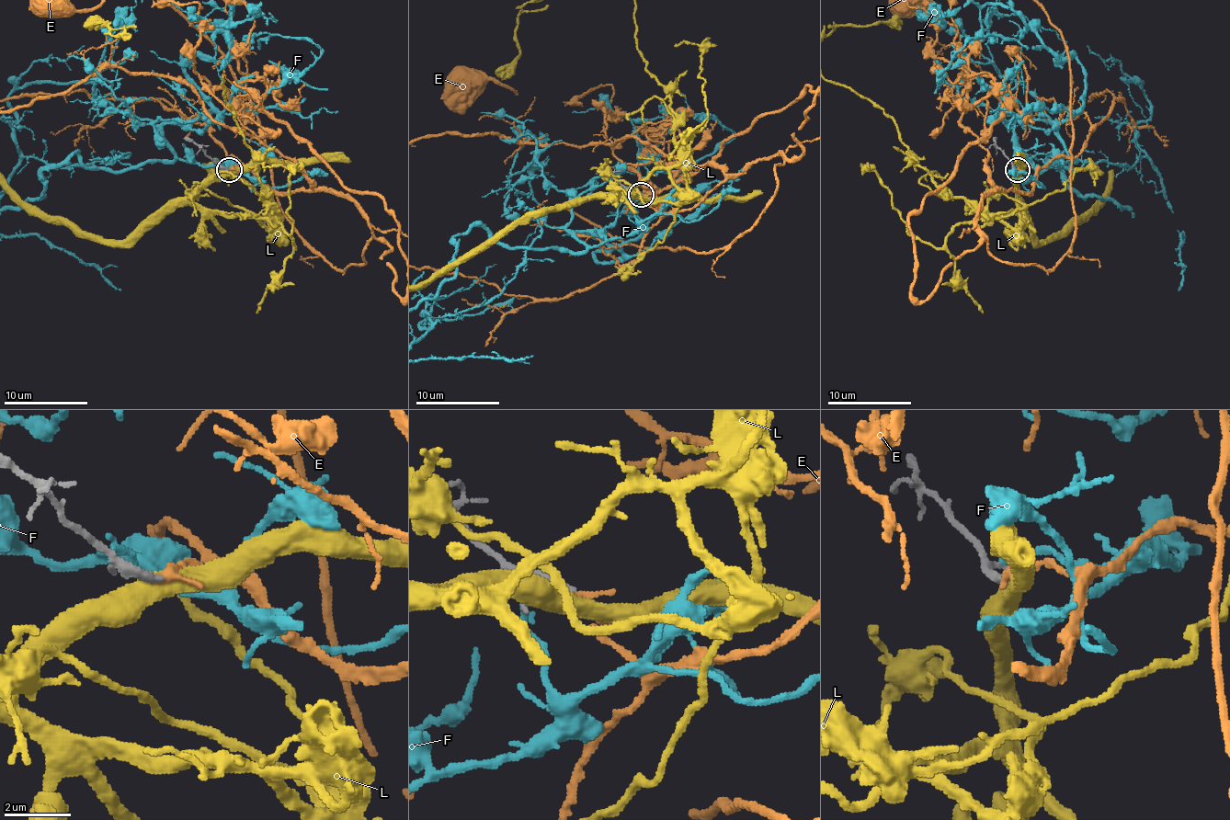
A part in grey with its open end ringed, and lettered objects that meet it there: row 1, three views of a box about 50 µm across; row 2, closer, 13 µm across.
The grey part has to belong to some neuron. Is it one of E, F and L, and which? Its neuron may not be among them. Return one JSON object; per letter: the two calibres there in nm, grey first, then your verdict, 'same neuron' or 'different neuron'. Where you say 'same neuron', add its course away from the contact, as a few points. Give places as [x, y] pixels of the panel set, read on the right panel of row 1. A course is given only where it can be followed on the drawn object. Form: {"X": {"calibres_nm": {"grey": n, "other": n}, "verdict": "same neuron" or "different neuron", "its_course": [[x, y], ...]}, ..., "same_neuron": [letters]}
{"E": {"calibres_nm": {"grey": 320, "other": 240}, "verdict": "same neuron", "its_course": [[1018, 169], [1032, 190], [978, 222], [1049, 270], [1068, 47]]}, "F": {"calibres_nm": {"grey": 220, "other": 190}, "verdict": "different neuron"}, "L": {"calibres_nm": {"grey": 320, "other": 500}, "verdict": "different neuron"}, "same_neuron": ["E"]}

